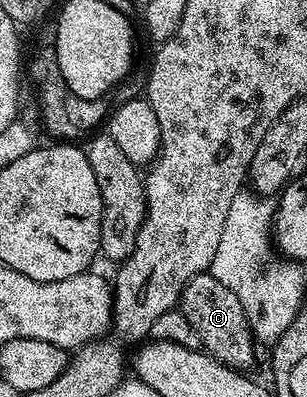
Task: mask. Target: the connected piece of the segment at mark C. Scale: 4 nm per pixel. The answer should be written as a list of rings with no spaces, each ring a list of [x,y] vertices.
[[[206,271],[195,275],[195,279],[187,283],[187,287],[181,292],[179,308],[187,323],[195,327],[195,335],[199,335],[204,352],[229,369],[249,371],[257,357],[258,346],[255,344],[253,329],[249,325],[243,303],[239,295],[235,295],[235,291],[223,287],[219,279]]]

